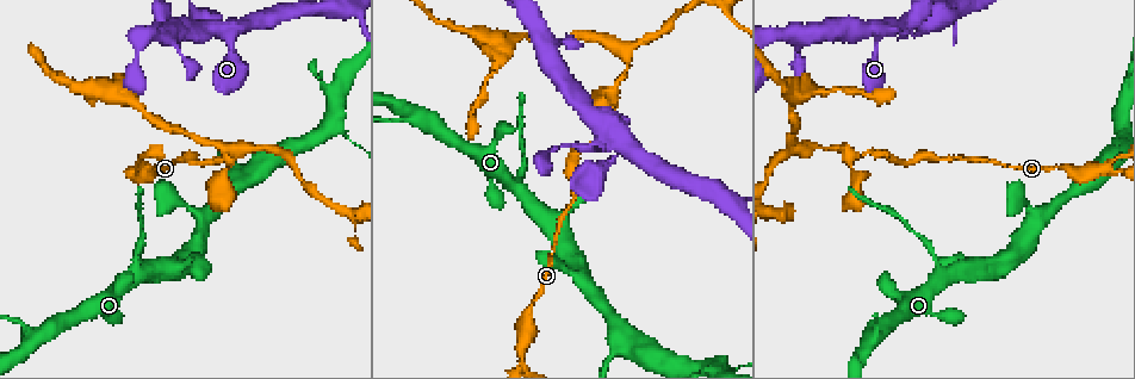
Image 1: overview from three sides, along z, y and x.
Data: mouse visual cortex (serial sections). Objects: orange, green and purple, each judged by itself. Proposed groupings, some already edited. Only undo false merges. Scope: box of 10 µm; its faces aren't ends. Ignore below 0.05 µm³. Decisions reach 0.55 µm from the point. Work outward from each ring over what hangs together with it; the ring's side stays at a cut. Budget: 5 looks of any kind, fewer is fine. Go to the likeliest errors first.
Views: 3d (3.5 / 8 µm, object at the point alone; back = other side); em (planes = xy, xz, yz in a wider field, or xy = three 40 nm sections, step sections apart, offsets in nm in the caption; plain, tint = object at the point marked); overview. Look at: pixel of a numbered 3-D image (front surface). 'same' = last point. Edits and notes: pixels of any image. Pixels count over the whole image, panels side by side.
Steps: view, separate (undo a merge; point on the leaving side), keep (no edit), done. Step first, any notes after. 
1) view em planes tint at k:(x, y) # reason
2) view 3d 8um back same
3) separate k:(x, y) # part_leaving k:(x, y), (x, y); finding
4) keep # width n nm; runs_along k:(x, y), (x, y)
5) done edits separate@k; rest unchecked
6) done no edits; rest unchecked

view 3d 3.5um at 1:(135, 275)

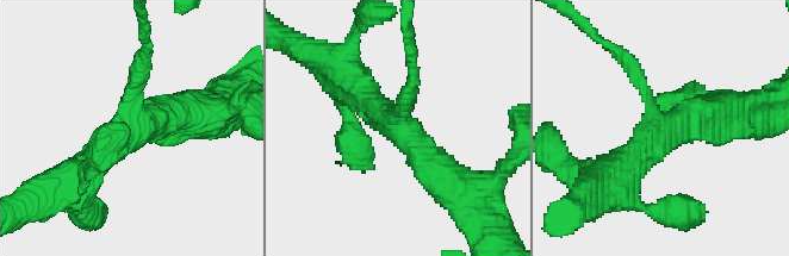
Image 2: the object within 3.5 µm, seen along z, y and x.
view em xy step 5 tint at 2:(665, 131)

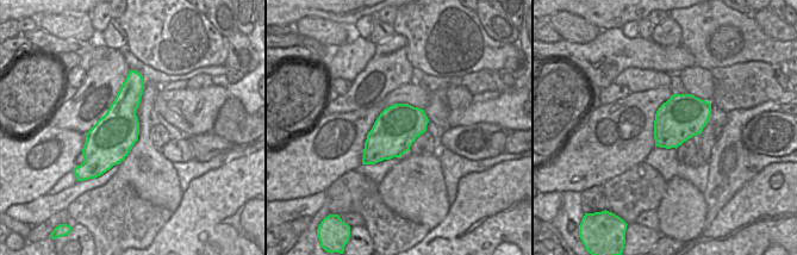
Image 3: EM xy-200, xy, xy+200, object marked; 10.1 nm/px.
view em xy step 1 tint same

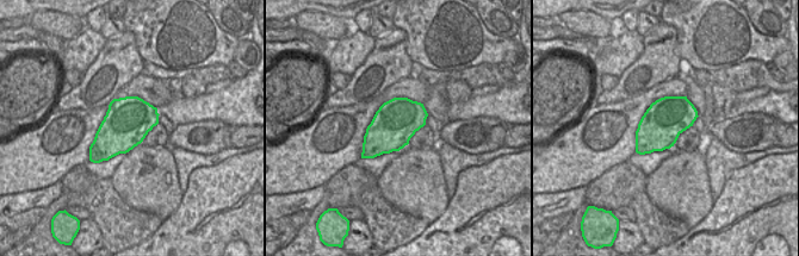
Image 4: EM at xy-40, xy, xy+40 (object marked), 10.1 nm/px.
keep # arms 3; runs_along 2:(352, 80), (451, 183); one cell here

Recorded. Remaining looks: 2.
view 3d 3.5um at 1:(510, 35) # three arms meet

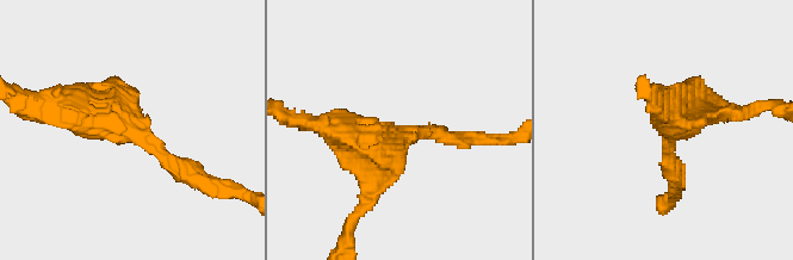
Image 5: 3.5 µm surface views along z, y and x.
view em planes tint at 5:(398, 133) # shape alone is not enough

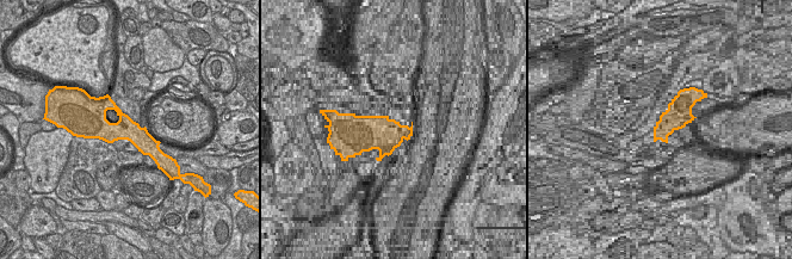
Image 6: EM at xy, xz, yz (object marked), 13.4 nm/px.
keep # runs_along 5:(193, 179), (130, 128), (57, 112); continuous, no second cell

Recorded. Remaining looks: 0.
done no edits; rest unchecked

